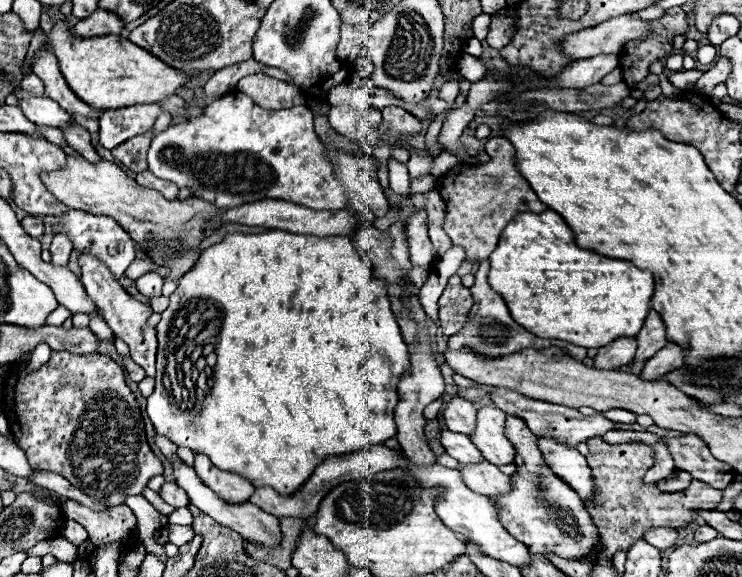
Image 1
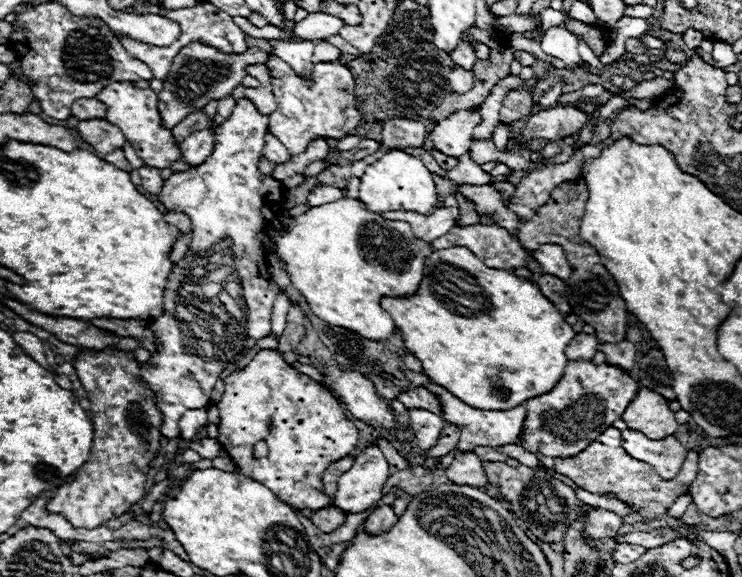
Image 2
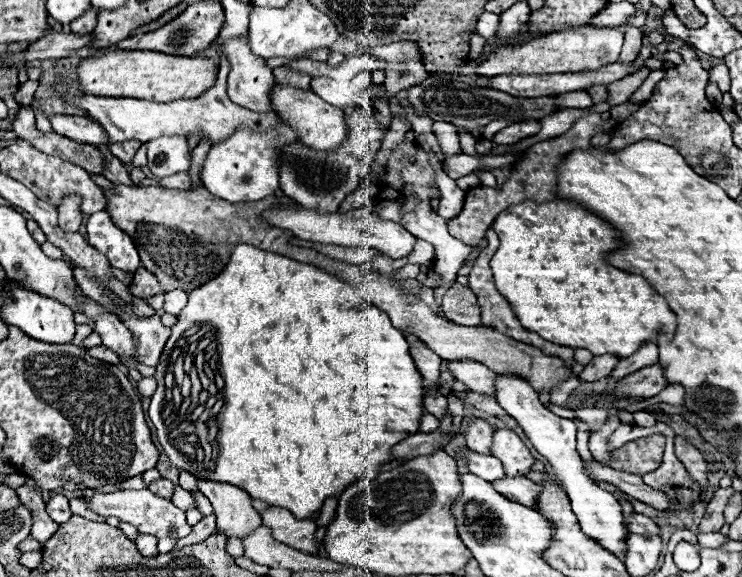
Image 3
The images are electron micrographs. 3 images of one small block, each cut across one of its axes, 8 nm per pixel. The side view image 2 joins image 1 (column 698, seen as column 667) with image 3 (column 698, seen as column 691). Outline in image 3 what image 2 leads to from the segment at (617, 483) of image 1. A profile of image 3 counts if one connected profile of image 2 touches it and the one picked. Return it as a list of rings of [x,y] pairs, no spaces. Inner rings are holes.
[[[676,436],[674,448],[676,448],[676,456],[682,460],[682,464],[686,466],[688,474],[700,484],[702,492],[708,494],[710,492],[708,466],[704,462],[702,453],[686,438],[682,438],[682,436]]]

